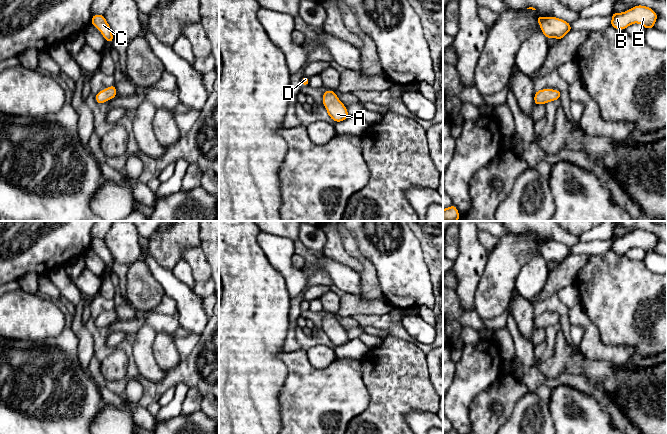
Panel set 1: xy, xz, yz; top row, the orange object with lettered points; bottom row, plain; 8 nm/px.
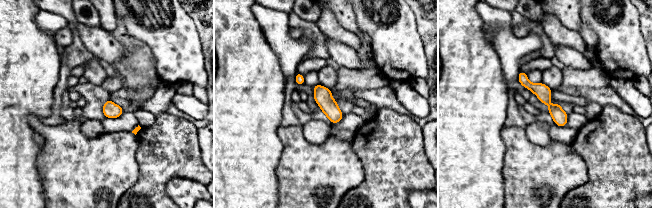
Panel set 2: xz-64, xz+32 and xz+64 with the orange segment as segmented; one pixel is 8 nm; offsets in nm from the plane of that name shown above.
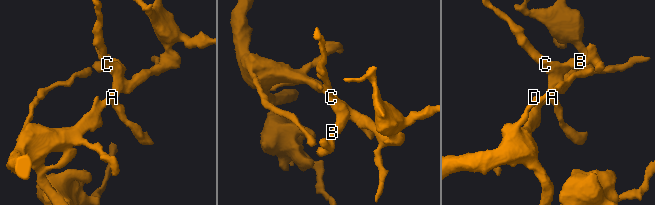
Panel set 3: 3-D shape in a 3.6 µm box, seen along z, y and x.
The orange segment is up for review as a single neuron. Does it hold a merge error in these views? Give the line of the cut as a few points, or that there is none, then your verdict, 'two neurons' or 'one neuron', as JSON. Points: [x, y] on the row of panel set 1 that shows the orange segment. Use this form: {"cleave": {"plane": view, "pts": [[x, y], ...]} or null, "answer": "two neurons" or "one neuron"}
{"cleave": null, "answer": "one neuron"}

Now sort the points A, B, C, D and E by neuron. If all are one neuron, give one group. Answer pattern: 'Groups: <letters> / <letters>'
Groups: A B C D E

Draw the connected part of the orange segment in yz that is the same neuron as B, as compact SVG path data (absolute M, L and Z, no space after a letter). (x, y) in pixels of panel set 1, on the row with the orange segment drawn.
M637 5L622 13L612 13L611 18L610 27L618 30L625 30L629 25L634 23L643 25L645 29L652 29L658 16L653 9Z

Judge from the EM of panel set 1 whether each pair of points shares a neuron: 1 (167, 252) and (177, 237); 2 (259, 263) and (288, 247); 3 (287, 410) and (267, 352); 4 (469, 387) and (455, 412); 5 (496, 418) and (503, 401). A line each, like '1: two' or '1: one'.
1: one
2: two
3: two
4: one
5: one

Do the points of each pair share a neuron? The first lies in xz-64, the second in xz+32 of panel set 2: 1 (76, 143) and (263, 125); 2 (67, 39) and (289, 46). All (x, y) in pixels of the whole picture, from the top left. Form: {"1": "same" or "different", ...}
{"1": "different", "2": "different"}

